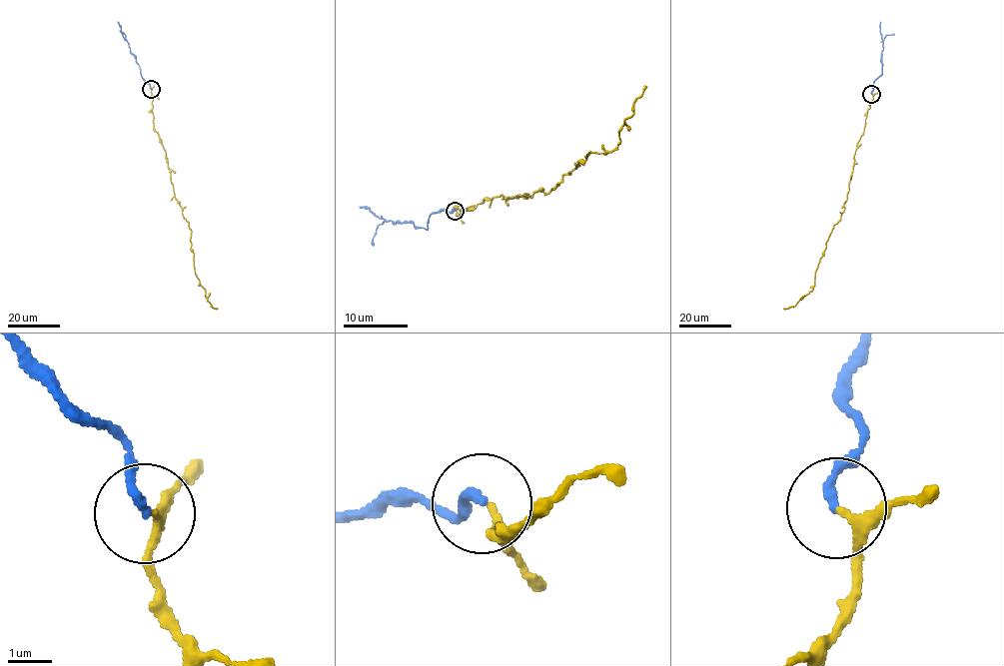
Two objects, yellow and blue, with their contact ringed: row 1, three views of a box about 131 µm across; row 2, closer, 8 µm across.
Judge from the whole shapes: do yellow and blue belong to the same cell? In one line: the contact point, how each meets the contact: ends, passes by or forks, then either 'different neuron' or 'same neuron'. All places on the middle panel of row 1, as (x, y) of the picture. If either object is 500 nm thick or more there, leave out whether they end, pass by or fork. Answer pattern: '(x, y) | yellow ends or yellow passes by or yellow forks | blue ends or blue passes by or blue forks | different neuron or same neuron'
(455, 211) | yellow passes by | blue ends | same neuron

